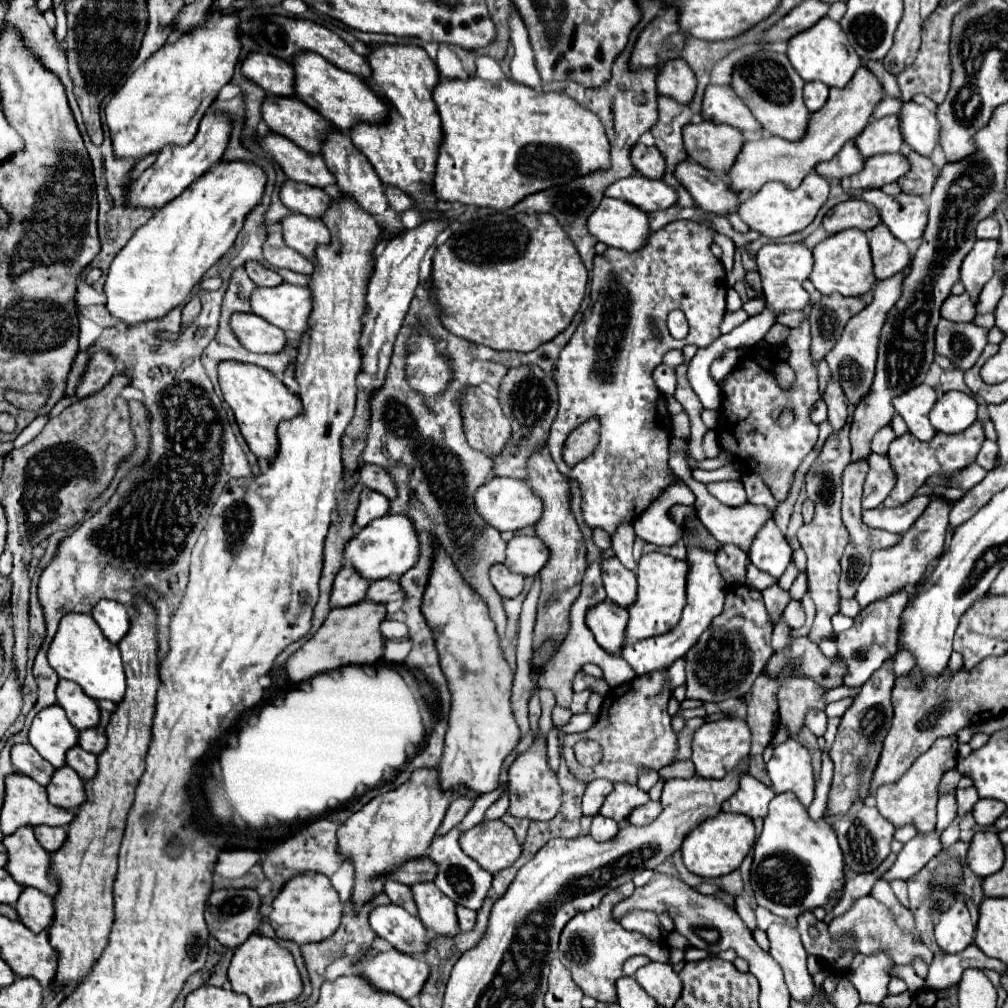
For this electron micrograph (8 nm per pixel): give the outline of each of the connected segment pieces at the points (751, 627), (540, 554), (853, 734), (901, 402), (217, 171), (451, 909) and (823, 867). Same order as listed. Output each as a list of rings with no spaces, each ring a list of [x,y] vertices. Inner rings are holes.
[[[748,585],[730,589],[726,595],[724,611],[712,619],[710,627],[700,635],[698,643],[686,653],[686,697],[718,703],[730,697],[738,699],[748,695],[752,683],[762,673],[772,655],[770,637],[772,627],[768,627],[762,593]]]
[[[516,535],[506,549],[506,567],[524,577],[534,577],[548,563],[550,551],[538,537]]]
[[[888,659],[888,663],[884,663],[884,667],[880,667],[880,671],[876,671],[876,675],[872,675],[872,679],[868,679],[862,685],[860,695],[854,697],[854,705],[844,713],[834,745],[828,753],[834,763],[834,779],[830,785],[828,807],[824,817],[848,813],[852,805],[862,803],[870,795],[870,781],[882,753],[884,737],[890,731],[890,723],[892,723],[890,693],[894,681],[896,679],[892,677],[892,659]]]
[[[926,383],[906,391],[904,395],[898,395],[894,399],[896,411],[908,423],[910,433],[920,441],[930,441],[936,435],[936,429],[928,421],[928,413],[934,403],[936,403],[936,391],[932,387],[928,387]]]
[[[220,161],[196,179],[180,199],[166,203],[142,225],[116,255],[106,277],[108,311],[134,327],[178,307],[202,275],[234,245],[248,213],[262,203],[266,173],[252,161]]]
[[[416,883],[412,891],[418,905],[418,917],[428,929],[438,937],[456,937],[460,933],[456,905],[434,883]]]
[[[780,793],[770,801],[764,831],[754,845],[750,887],[760,907],[792,921],[806,911],[826,907],[826,903],[840,901],[842,897],[844,859],[836,833],[828,821],[810,819],[804,805],[792,793]]]

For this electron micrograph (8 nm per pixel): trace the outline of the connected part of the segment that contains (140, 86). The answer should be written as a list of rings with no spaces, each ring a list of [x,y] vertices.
[[[222,13],[218,21],[206,19],[196,25],[192,31],[180,35],[174,43],[162,45],[150,59],[144,61],[116,91],[116,95],[106,105],[106,123],[110,127],[112,145],[116,155],[120,157],[142,157],[150,153],[160,153],[166,145],[186,145],[194,139],[198,131],[198,123],[214,103],[220,89],[232,79],[234,67],[240,57],[240,33],[238,33],[238,17],[234,13]]]

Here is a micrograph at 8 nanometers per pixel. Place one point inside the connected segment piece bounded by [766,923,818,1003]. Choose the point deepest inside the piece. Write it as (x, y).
(785, 946)

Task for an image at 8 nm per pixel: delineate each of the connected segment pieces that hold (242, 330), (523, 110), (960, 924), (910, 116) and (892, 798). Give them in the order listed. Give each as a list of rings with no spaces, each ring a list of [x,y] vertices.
[[[254,313],[232,315],[230,319],[236,337],[252,353],[280,353],[286,347],[286,335]]]
[[[468,77],[466,81],[442,79],[434,89],[434,101],[444,129],[444,143],[440,147],[434,177],[434,191],[442,201],[504,211],[536,191],[610,167],[610,143],[598,115],[564,93],[534,91],[510,79],[486,81],[480,77]]]
[[[956,899],[948,911],[940,913],[936,923],[936,943],[944,953],[960,953],[974,943],[974,925],[964,899]]]
[[[908,101],[900,109],[900,121],[902,121],[900,127],[904,141],[910,145],[910,149],[924,157],[930,157],[940,137],[940,123],[936,115],[926,107]]]
[[[954,737],[950,739],[938,739],[930,751],[920,755],[912,767],[890,785],[878,787],[878,811],[882,817],[886,817],[890,823],[894,823],[898,829],[906,823],[914,823],[920,833],[928,833],[936,827],[936,801],[938,801],[938,785],[946,771],[956,767],[958,757],[958,741]]]

